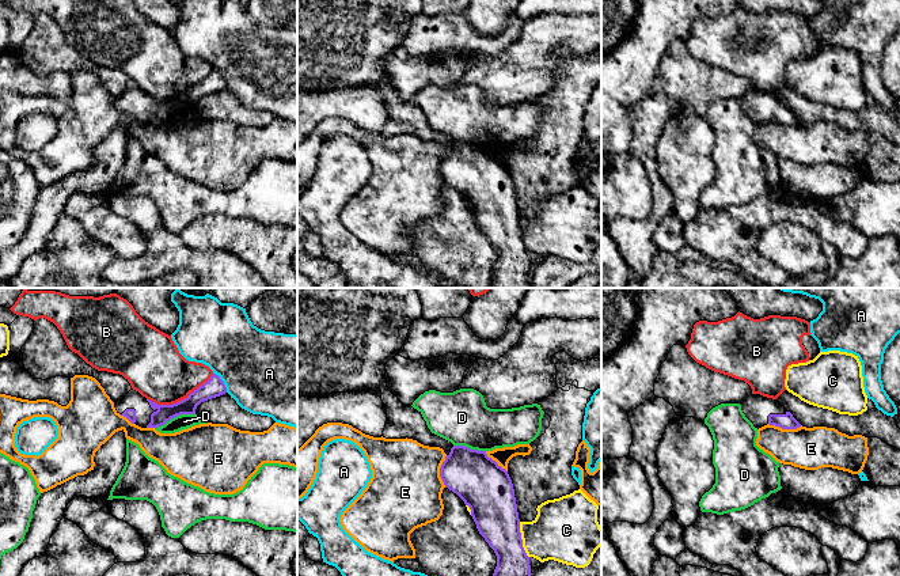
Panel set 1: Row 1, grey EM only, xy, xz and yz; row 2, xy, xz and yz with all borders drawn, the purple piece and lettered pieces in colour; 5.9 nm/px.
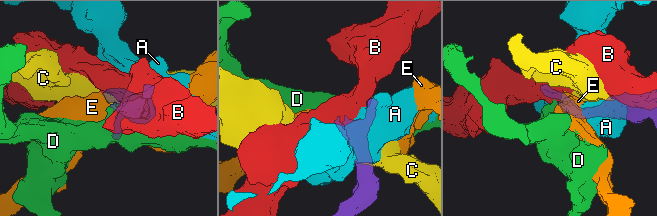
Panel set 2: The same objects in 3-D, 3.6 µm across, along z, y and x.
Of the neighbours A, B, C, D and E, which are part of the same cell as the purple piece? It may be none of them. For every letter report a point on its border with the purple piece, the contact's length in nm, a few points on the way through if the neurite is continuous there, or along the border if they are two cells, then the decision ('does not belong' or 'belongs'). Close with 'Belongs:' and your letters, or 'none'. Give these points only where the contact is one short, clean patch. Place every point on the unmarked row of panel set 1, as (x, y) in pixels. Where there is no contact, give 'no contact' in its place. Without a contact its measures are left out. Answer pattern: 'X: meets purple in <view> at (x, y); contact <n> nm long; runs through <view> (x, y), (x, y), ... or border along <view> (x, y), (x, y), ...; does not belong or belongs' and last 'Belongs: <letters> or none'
A: meets purple in xy at (223, 78); contact 150 nm long; does not belong
B: meets purple in xy at (179, 97); contact 420 nm long; does not belong
C: meets purple in xz at (521, 235); contact 220 nm long; does not belong
D: meets purple in xy at (174, 112); contact 260 nm long; border along xy (194, 108), (177, 110), (155, 124); does not belong
E: meets purple in yz at (785, 124); contact 200 nm long; does not belong
Belongs: none

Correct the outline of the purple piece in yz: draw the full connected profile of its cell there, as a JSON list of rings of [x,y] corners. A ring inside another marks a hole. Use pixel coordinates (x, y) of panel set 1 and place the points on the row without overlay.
[[[751,90],[743,99],[741,106],[755,124],[767,120],[782,125],[797,125],[801,120],[776,95]]]

